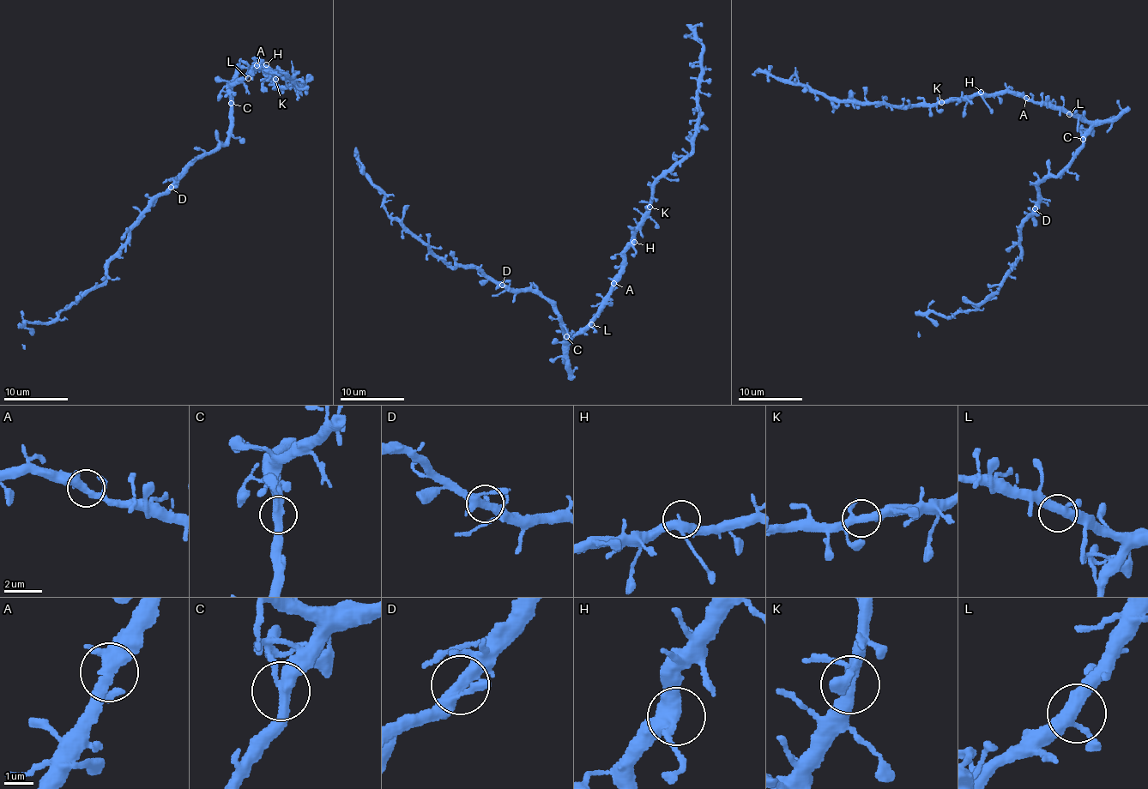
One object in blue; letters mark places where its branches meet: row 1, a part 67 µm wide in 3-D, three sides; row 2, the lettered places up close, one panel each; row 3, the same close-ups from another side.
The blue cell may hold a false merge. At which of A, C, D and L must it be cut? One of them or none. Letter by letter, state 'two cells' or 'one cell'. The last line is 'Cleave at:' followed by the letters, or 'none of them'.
A: one cell
C: one cell
D: one cell
L: one cell
Cleave at: none of them

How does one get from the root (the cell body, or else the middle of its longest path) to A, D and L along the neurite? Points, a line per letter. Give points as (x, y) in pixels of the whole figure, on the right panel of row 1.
A: (1083, 134), (1090, 128), (1088, 123), (1059, 108), (1025, 98)
D: (1083, 134), (1083, 148), (1078, 154), (1056, 176), (1048, 175), (1037, 186), (1041, 201), (1035, 208)
L: (1083, 134), (1090, 124), (1081, 117), (1069, 114)

